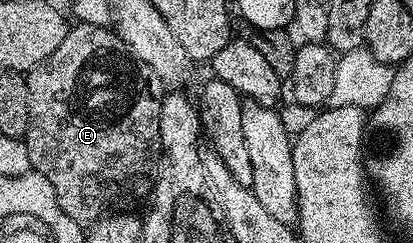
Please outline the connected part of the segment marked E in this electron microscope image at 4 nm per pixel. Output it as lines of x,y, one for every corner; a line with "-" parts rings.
78,23
67,30
52,57
26,75
28,85
28,129
24,136
30,166
44,176
60,201
60,209
72,221
93,225
111,214
122,213
137,199
145,200
160,166
160,109
164,84
148,65
136,59
110,27

